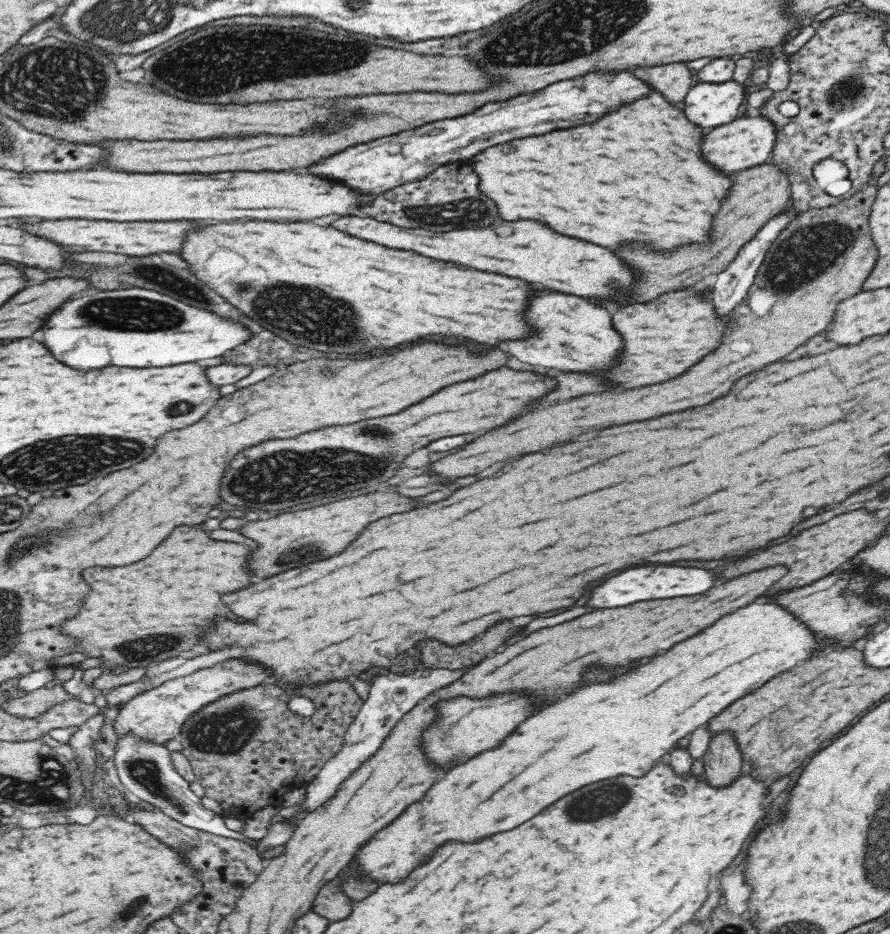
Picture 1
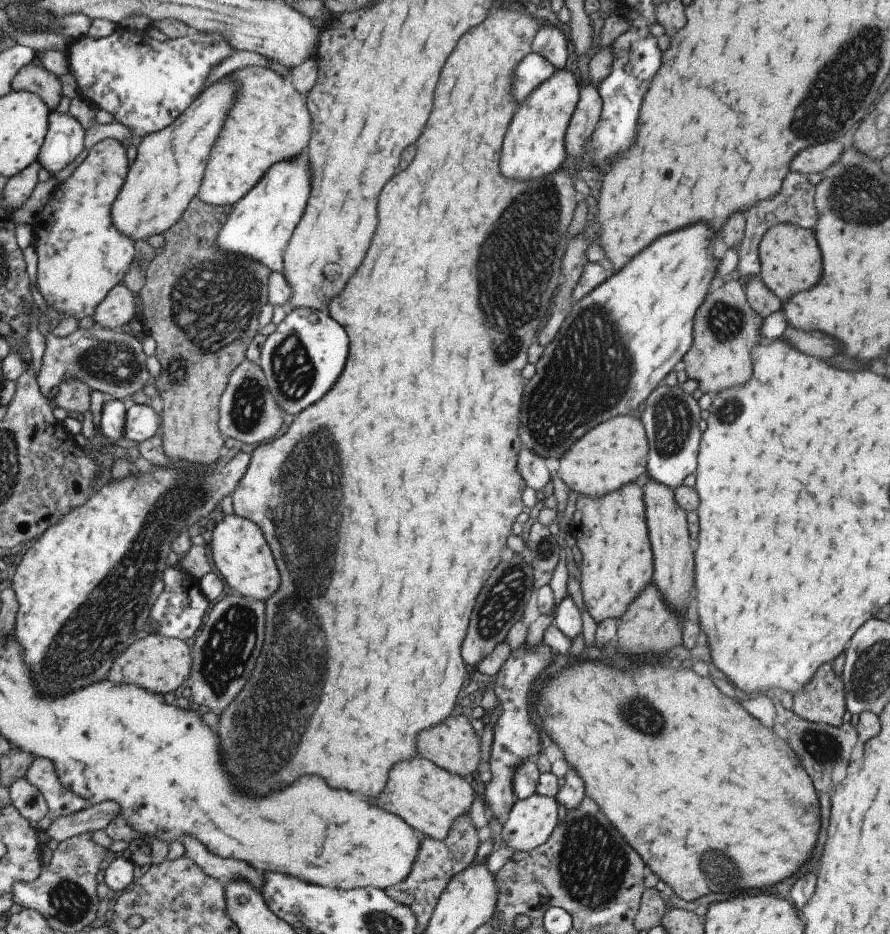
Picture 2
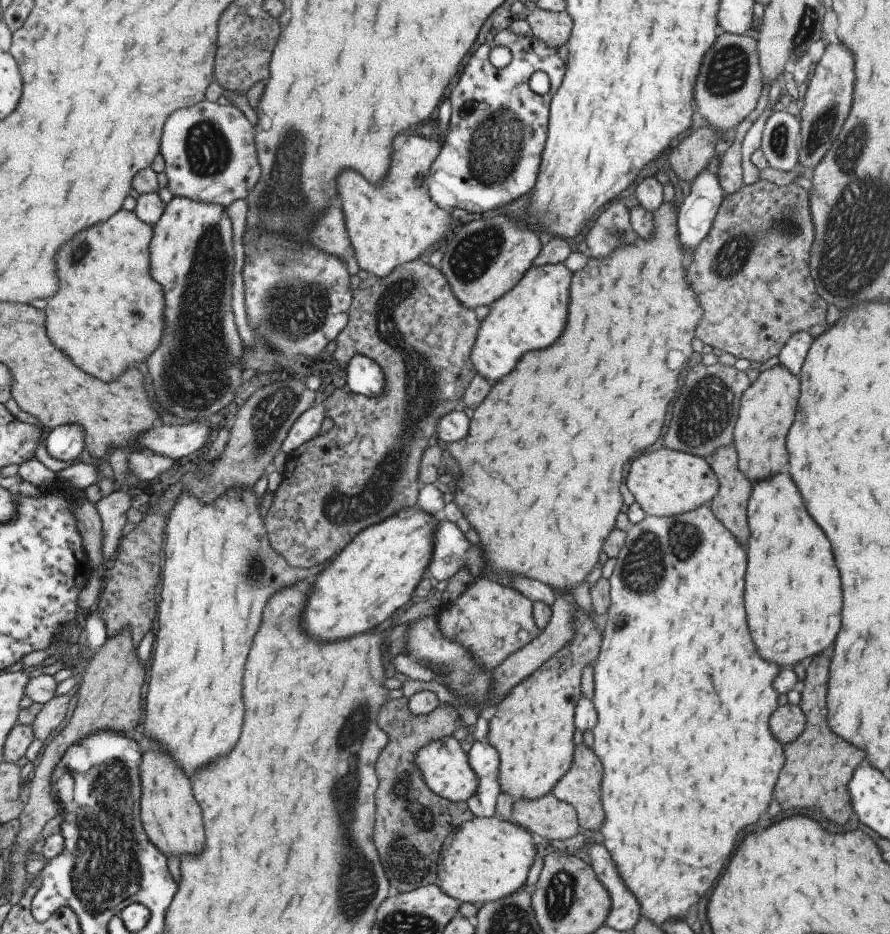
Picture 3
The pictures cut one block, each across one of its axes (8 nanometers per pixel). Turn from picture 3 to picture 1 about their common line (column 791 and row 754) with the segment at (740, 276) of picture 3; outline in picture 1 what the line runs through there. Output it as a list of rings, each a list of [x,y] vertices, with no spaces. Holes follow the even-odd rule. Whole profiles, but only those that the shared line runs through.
[[[336,682],[322,688],[314,686],[314,690],[304,688],[304,692],[296,696],[313,700],[315,711],[312,716],[294,714],[288,708],[288,694],[280,692],[276,686],[258,686],[254,690],[224,696],[222,700],[196,712],[183,724],[178,737],[183,746],[182,752],[194,769],[195,781],[204,788],[206,797],[218,802],[224,813],[249,819],[262,807],[272,804],[279,807],[284,794],[306,786],[324,763],[339,751],[345,732],[363,703],[348,682]]]

